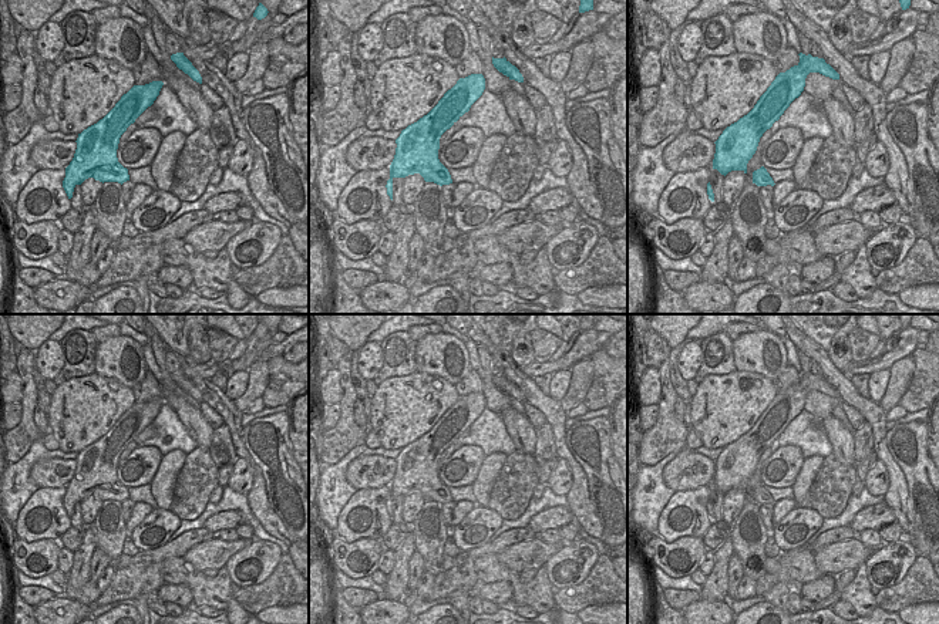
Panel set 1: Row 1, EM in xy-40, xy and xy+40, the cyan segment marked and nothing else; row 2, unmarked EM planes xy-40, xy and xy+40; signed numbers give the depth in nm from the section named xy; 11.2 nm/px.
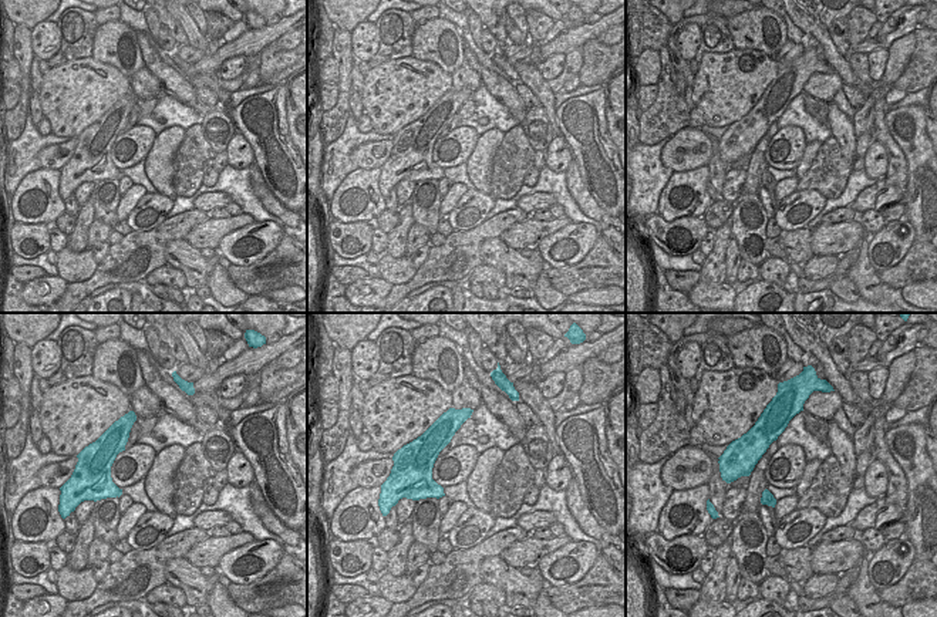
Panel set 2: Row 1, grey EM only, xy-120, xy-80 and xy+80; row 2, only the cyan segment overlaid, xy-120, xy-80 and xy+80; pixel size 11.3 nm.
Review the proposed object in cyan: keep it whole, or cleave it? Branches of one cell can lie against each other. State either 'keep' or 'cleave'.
keep

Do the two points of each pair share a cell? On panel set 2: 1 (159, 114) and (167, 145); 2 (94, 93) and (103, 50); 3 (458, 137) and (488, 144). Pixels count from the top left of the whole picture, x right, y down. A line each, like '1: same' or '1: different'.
1: different
2: different
3: different

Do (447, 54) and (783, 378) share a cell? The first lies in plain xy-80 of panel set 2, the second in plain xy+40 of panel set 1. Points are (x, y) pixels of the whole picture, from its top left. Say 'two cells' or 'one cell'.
two cells

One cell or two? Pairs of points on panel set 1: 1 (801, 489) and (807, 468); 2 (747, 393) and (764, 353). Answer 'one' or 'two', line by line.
1: one
2: two

